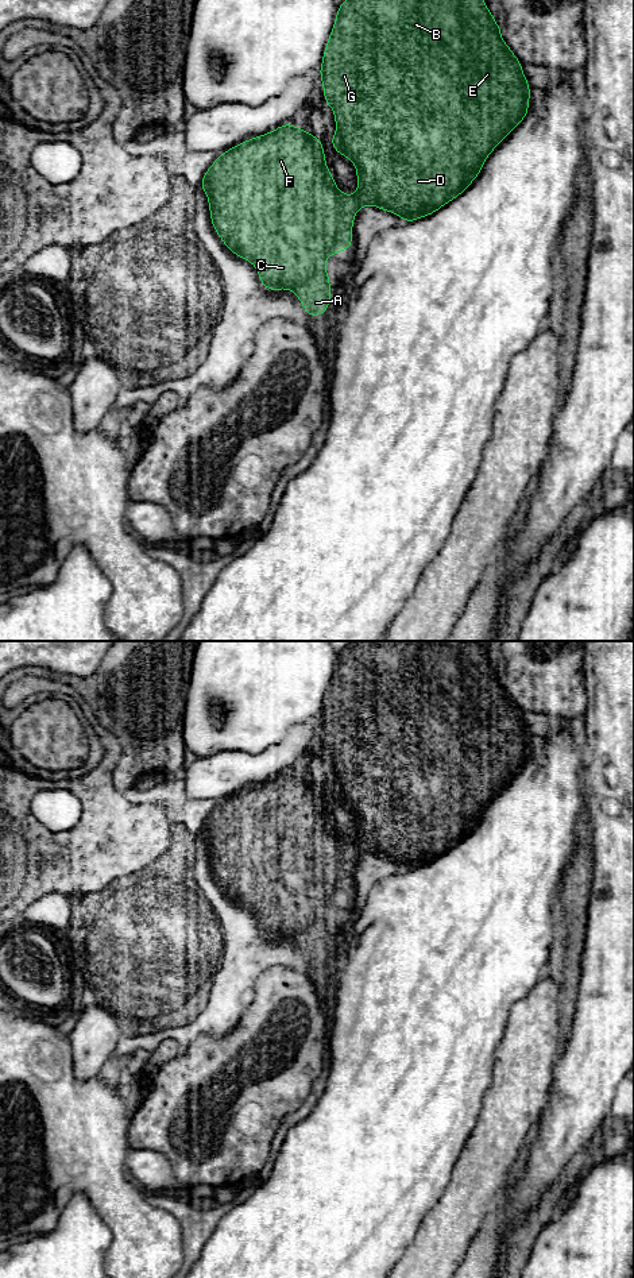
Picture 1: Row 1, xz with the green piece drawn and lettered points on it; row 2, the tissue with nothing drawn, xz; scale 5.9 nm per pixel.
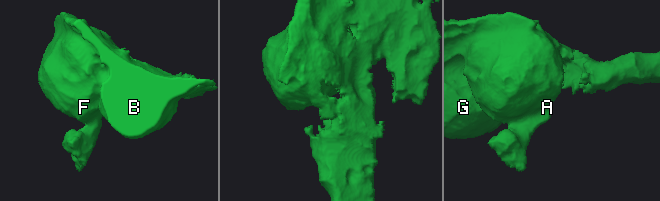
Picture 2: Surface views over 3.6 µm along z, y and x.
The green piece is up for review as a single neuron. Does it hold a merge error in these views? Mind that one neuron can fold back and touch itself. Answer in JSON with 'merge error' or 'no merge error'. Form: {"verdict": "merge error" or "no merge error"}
{"verdict": "no merge error"}

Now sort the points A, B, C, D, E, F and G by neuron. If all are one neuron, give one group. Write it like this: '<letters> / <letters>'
A B C D E F G

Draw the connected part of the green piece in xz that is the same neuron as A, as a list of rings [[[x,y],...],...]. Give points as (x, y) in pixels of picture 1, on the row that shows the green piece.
[[[345,0],[339,4],[318,73],[322,80],[324,100],[333,109],[337,130],[329,139],[336,152],[347,157],[356,166],[359,189],[351,197],[340,192],[325,163],[325,151],[321,140],[291,123],[241,142],[224,151],[205,171],[200,182],[208,196],[212,225],[225,247],[256,267],[259,281],[266,289],[272,291],[279,289],[293,290],[309,316],[322,316],[330,305],[330,279],[325,269],[325,259],[329,255],[352,248],[353,217],[364,205],[374,205],[382,211],[393,212],[402,217],[405,223],[411,223],[437,212],[468,189],[498,143],[506,139],[513,128],[519,126],[527,115],[530,85],[522,72],[521,61],[502,39],[500,32],[502,27],[496,24],[484,0]]]

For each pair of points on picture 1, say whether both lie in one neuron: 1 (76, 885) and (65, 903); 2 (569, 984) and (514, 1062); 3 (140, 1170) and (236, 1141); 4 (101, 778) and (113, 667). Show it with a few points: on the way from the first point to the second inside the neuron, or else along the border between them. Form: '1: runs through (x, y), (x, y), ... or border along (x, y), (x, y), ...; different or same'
1: border along (38, 898), (51, 892), (61, 892), (73, 900); different
2: border along (560, 984), (557, 1031); different
3: border along (138, 1150), (158, 1151), (170, 1165), (182, 1190); different
4: border along (108, 732), (122, 746), (122, 756), (116, 764); different

